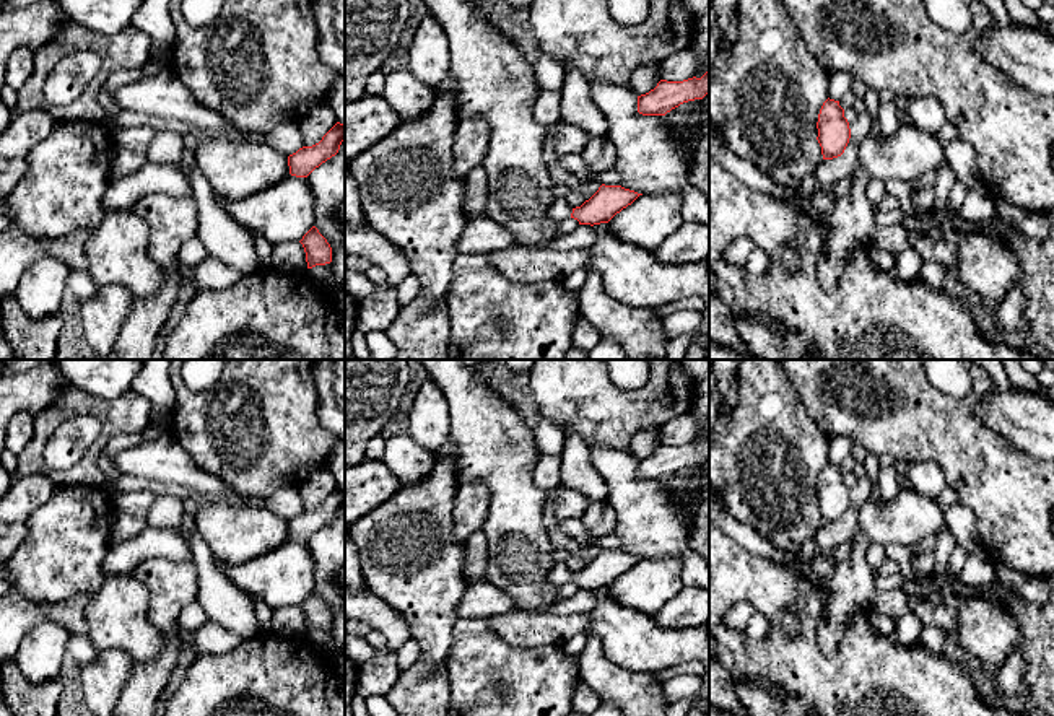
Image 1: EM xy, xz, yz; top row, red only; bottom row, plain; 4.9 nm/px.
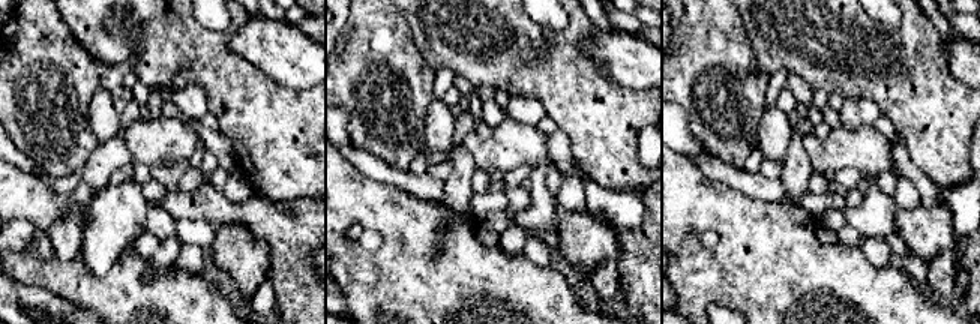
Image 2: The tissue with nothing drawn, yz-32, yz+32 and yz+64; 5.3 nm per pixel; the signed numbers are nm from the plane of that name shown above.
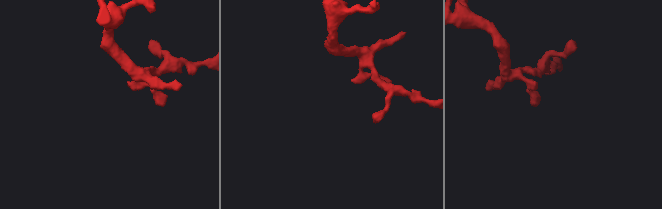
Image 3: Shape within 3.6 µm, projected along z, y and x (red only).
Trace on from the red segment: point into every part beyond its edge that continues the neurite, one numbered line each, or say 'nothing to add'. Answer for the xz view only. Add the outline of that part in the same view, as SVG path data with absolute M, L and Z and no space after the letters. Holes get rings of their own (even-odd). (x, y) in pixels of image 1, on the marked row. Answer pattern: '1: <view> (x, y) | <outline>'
1: xz (560, 210) | M556 199L550 208L548 220L560 225L563 220L569 218L573 207L564 199Z

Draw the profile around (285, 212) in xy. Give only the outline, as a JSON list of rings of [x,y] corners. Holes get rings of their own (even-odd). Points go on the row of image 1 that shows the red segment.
[[[291,174],[246,200],[233,202],[215,194],[215,202],[242,228],[262,234],[272,246],[301,241],[316,223],[307,179]]]

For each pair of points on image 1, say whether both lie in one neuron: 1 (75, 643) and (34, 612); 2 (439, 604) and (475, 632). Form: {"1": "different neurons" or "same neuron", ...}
{"1": "different neurons", "2": "different neurons"}

